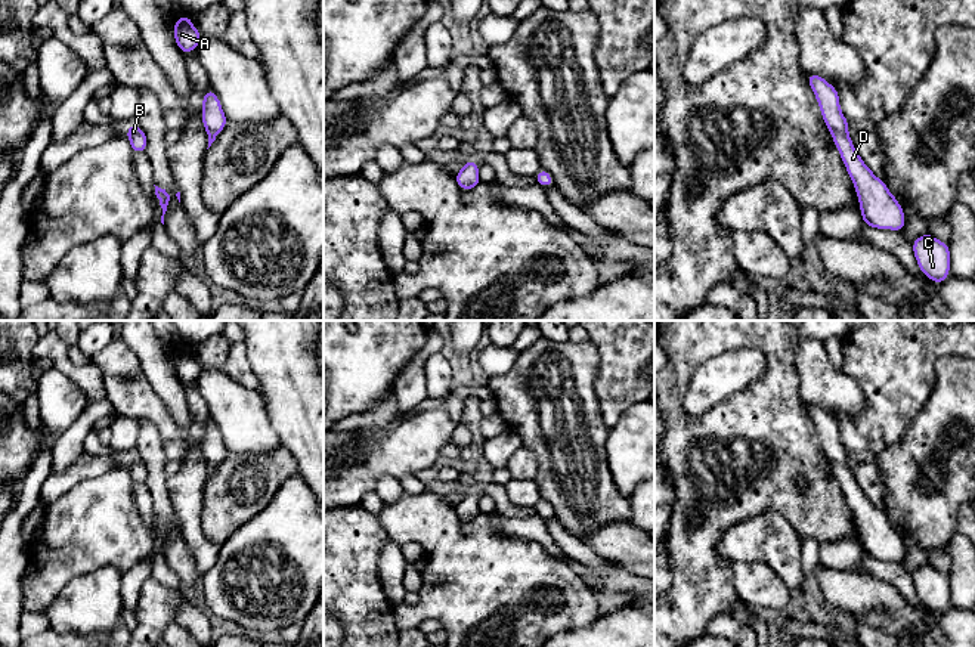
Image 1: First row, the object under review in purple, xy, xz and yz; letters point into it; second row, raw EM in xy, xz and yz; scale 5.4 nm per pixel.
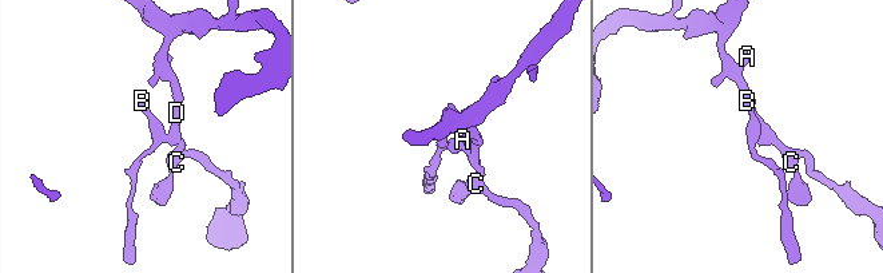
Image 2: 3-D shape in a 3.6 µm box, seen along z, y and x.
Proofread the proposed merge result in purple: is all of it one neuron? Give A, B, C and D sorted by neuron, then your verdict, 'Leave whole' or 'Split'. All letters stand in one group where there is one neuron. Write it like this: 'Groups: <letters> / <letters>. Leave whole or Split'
Groups: A B C D. Leave whole

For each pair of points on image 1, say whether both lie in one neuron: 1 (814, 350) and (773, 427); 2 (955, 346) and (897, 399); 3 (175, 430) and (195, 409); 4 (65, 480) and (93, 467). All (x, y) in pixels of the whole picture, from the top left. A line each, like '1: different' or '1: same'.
1: different
2: same
3: same
4: same

